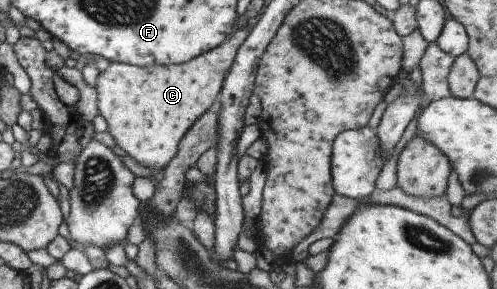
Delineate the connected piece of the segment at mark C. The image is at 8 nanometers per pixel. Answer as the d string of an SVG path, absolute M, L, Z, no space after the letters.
M235 28L233 33L216 48L184 62L184 64L168 64L168 66L134 66L110 62L102 72L98 72L95 91L98 114L105 120L107 132L115 144L126 156L134 159L139 165L159 172L164 170L178 150L188 128L216 103L218 92L222 88L227 72L231 68L238 48L244 43L248 32L242 28Z

